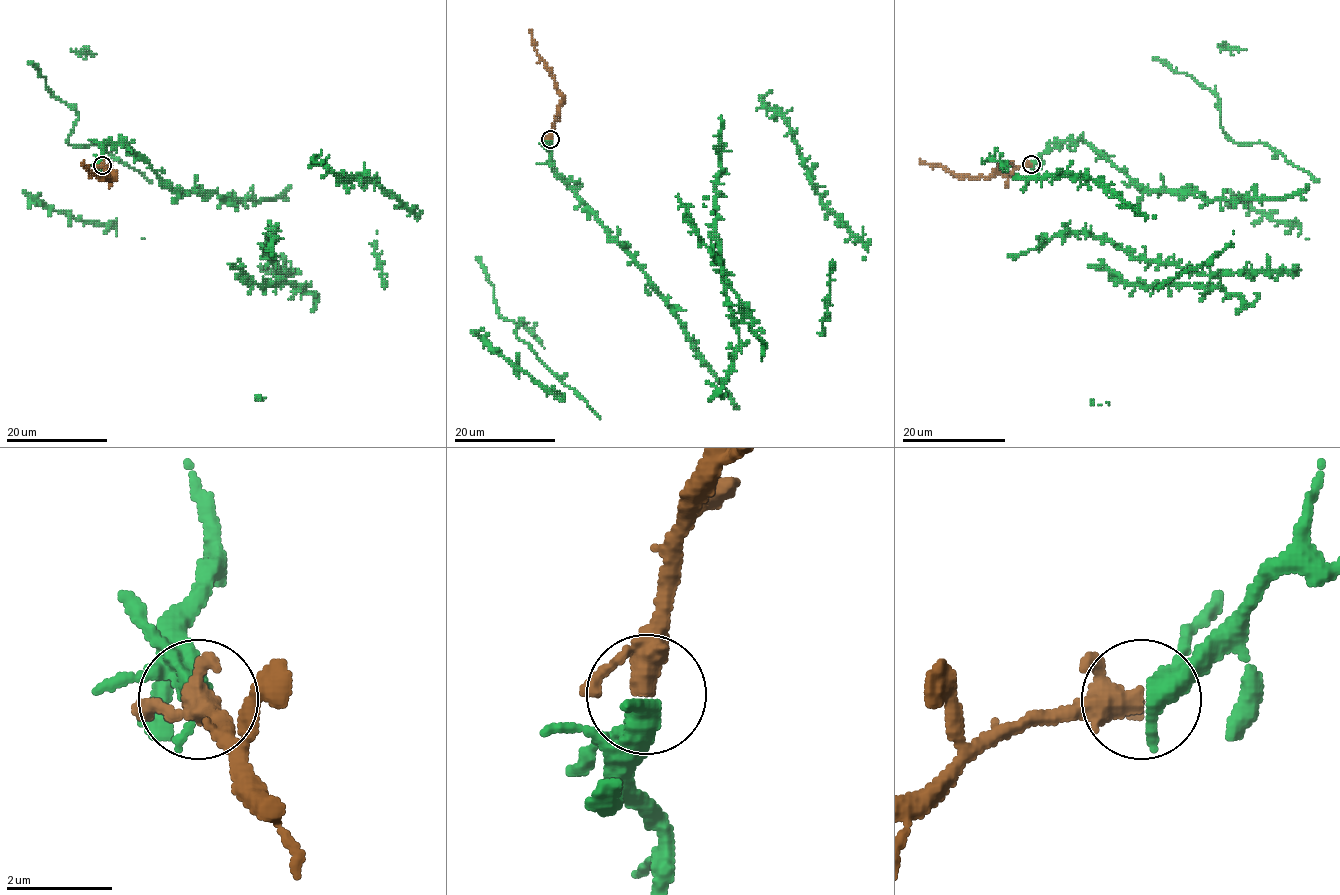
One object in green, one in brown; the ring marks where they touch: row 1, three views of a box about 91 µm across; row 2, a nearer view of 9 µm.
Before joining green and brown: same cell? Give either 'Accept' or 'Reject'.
Accept

